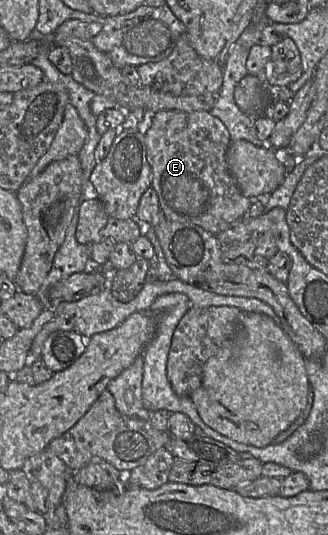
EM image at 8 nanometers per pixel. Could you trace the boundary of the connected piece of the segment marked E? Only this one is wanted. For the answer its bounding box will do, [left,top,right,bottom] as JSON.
[144,110,251,236]

